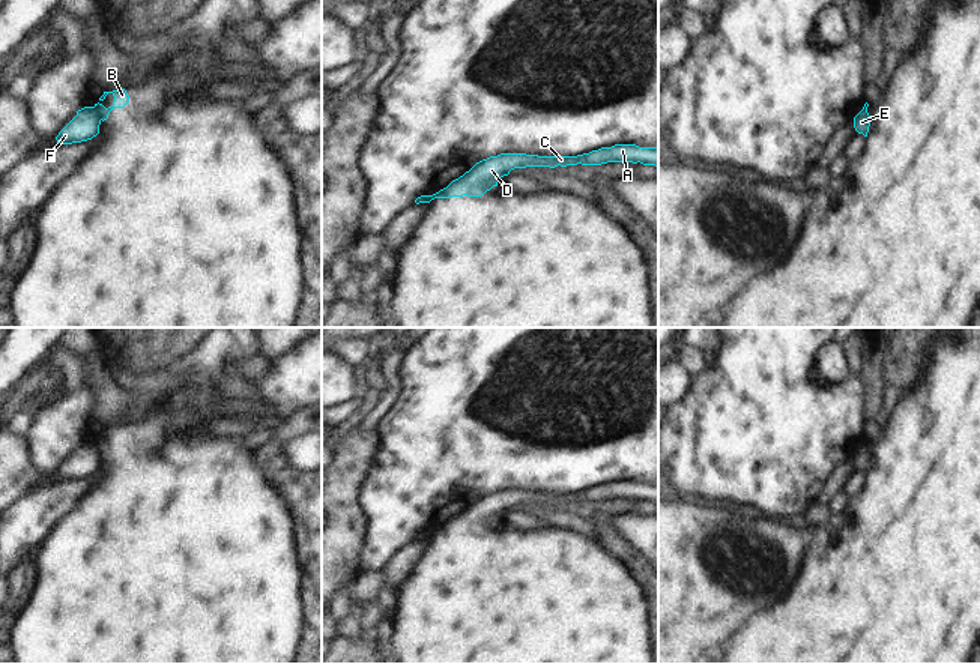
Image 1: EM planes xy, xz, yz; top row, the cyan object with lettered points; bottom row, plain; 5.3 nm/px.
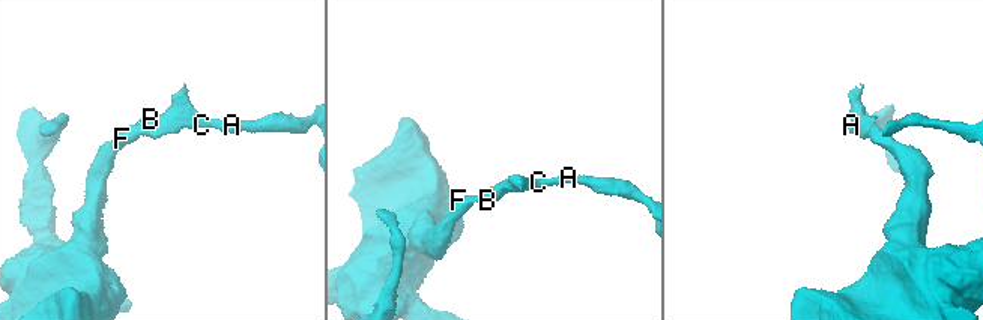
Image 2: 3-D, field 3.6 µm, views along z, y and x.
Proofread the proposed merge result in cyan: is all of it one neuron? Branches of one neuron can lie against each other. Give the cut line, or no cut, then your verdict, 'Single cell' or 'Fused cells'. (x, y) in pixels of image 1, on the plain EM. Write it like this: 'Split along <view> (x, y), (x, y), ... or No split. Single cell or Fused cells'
Split along xy (93, 443), (101, 455). Fused cells.

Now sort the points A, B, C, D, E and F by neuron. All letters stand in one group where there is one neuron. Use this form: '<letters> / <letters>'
A B C D / E F

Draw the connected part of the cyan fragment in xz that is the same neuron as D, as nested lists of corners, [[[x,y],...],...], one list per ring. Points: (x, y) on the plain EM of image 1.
[[[615,481],[577,493],[538,493],[526,490],[501,490],[476,499],[469,508],[452,517],[446,524],[433,530],[434,535],[481,533],[514,505],[558,502],[601,502],[607,499],[633,499],[658,503],[658,484]]]

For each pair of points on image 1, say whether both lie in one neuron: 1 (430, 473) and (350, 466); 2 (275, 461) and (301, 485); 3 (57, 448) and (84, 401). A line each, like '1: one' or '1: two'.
1: two
2: two
3: one

